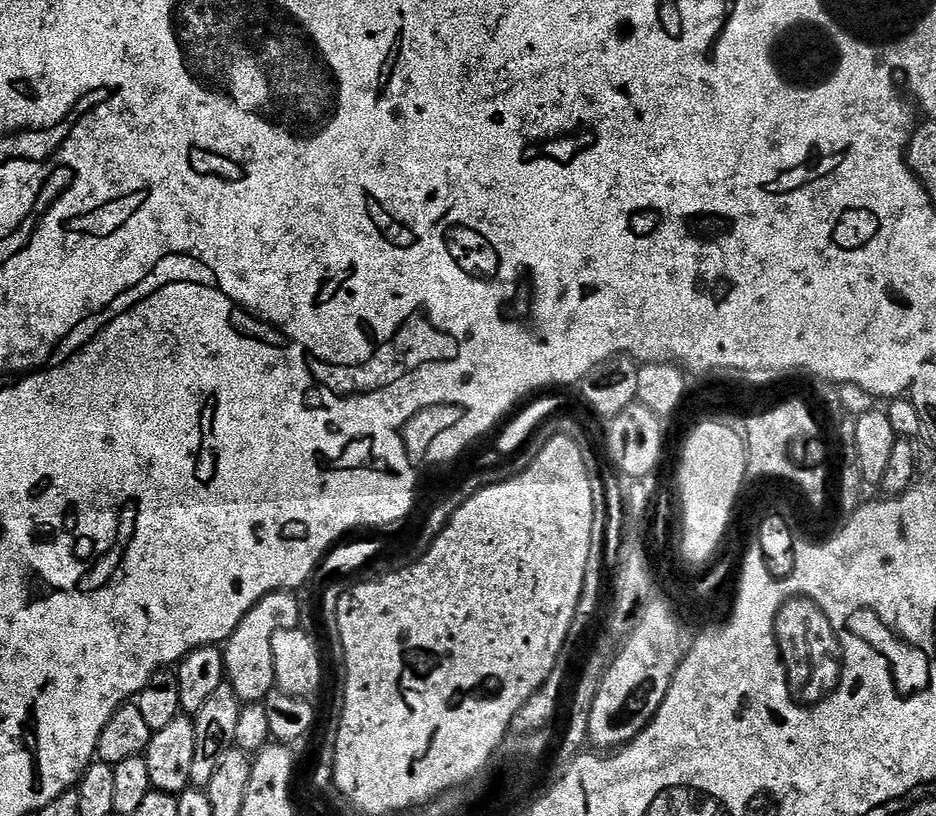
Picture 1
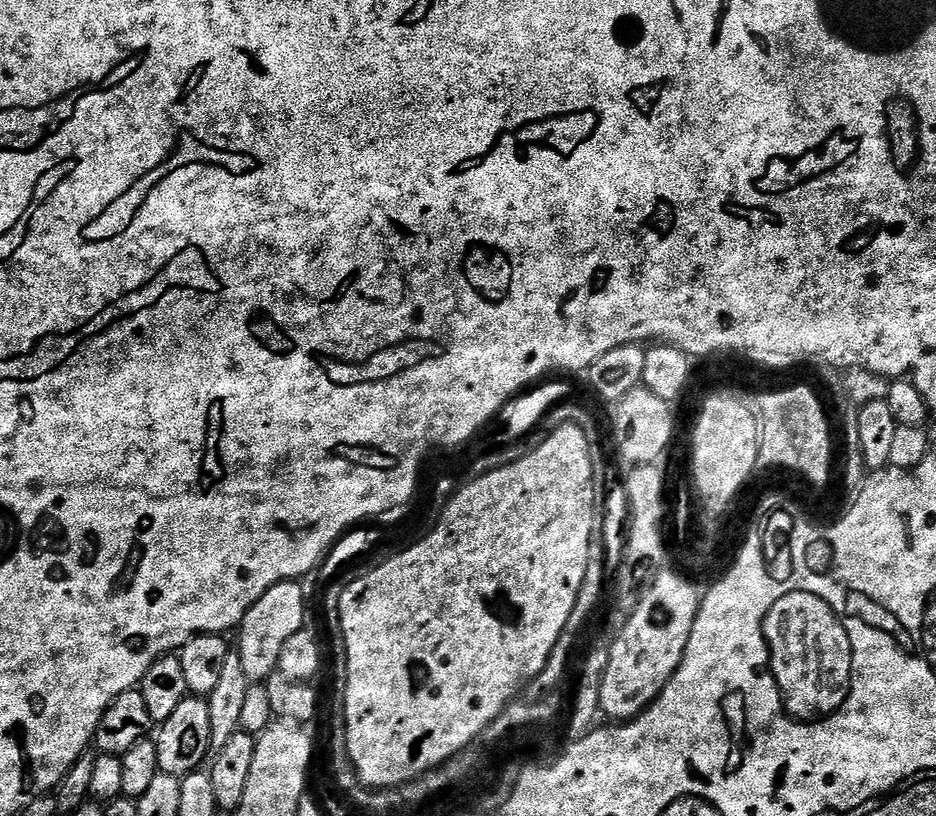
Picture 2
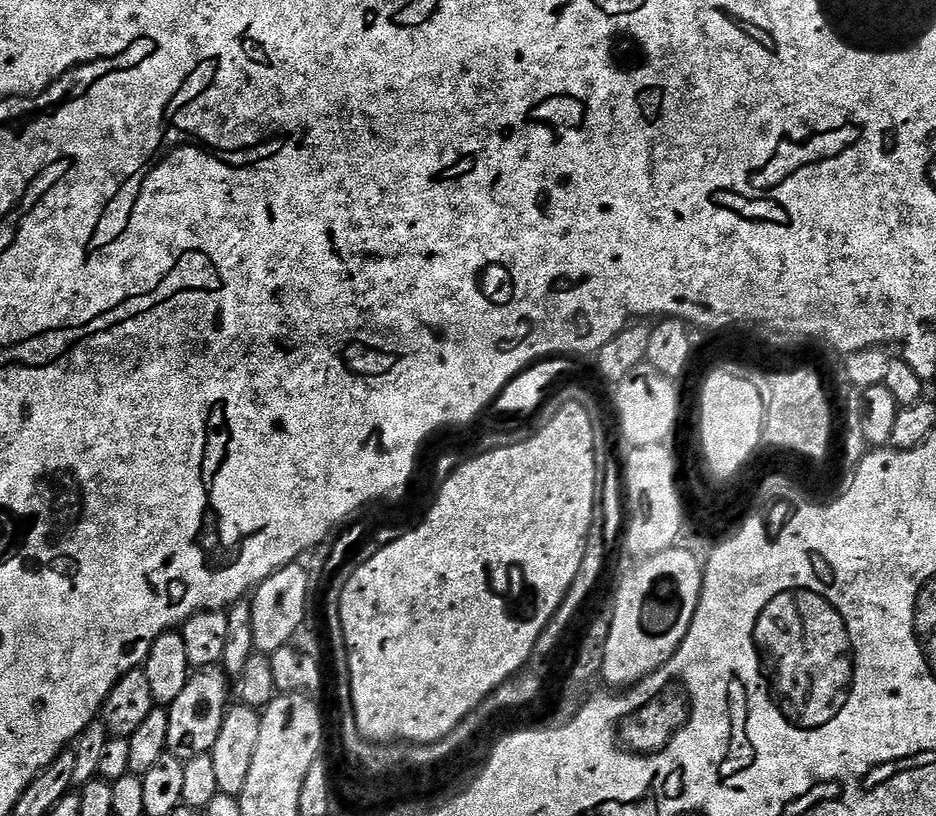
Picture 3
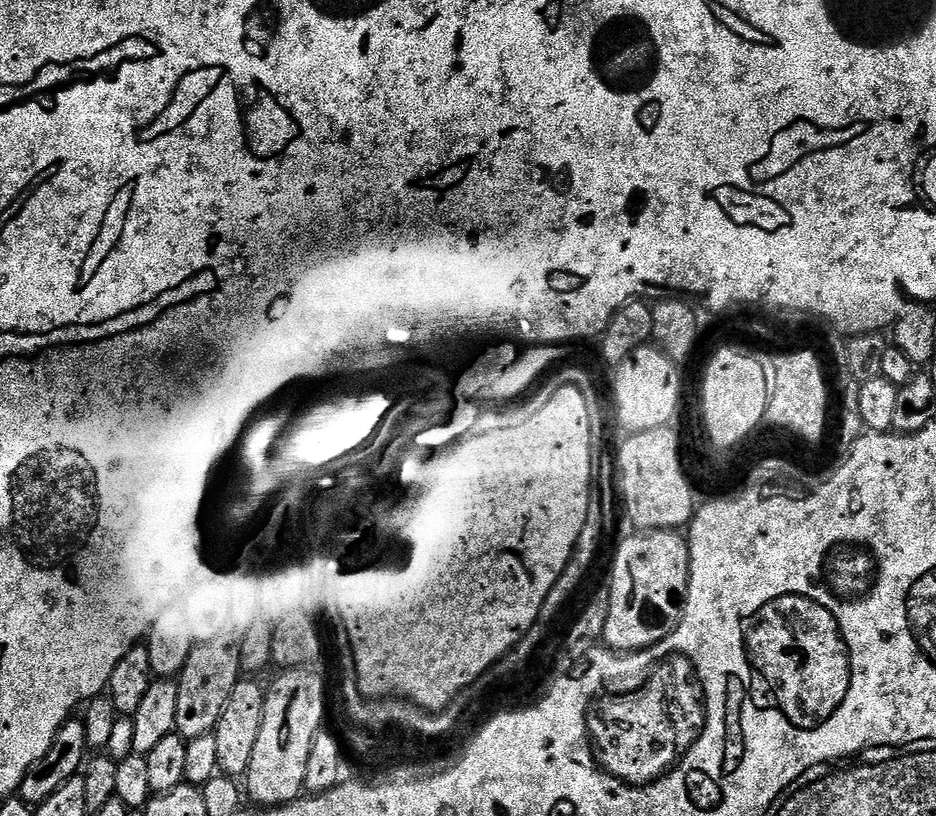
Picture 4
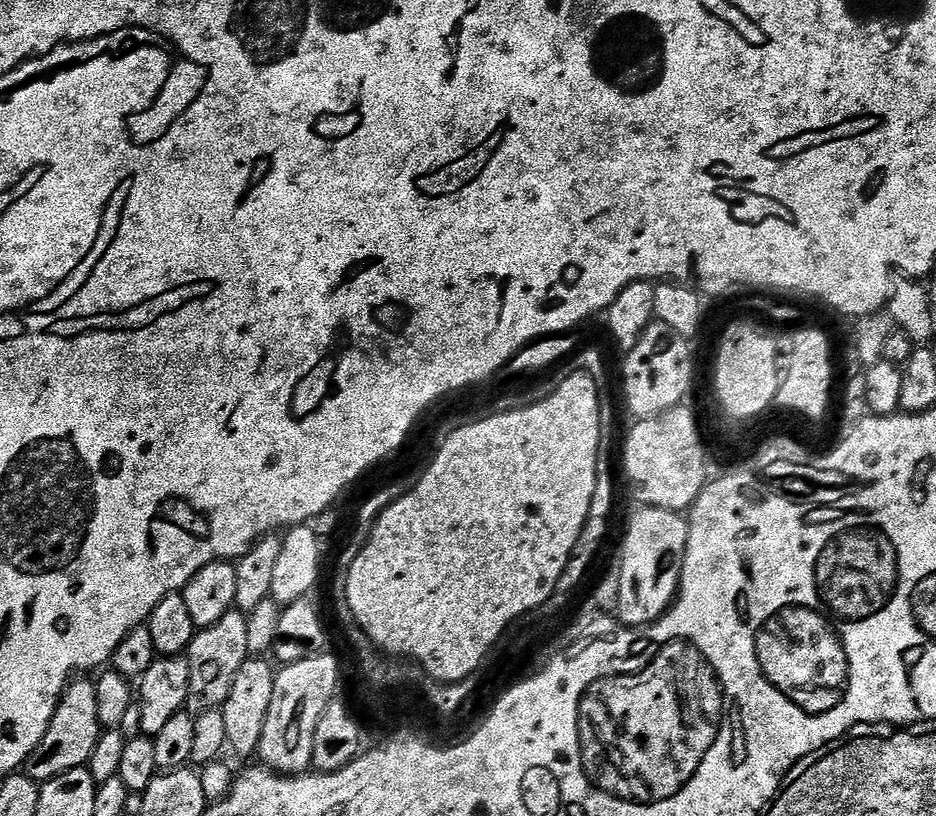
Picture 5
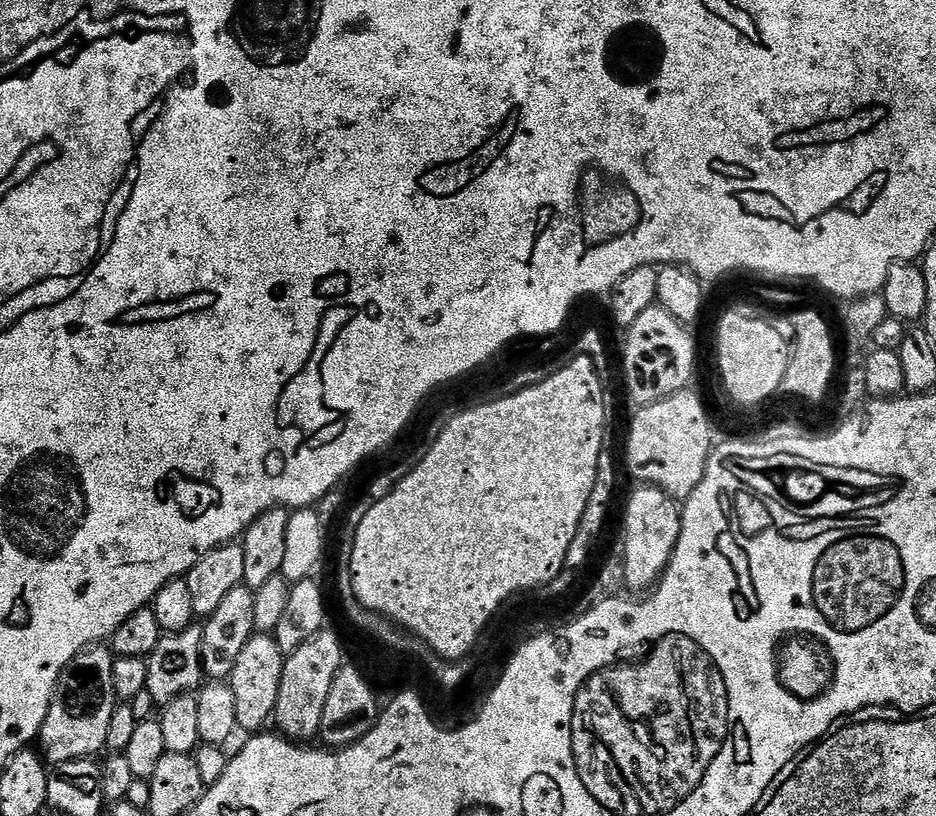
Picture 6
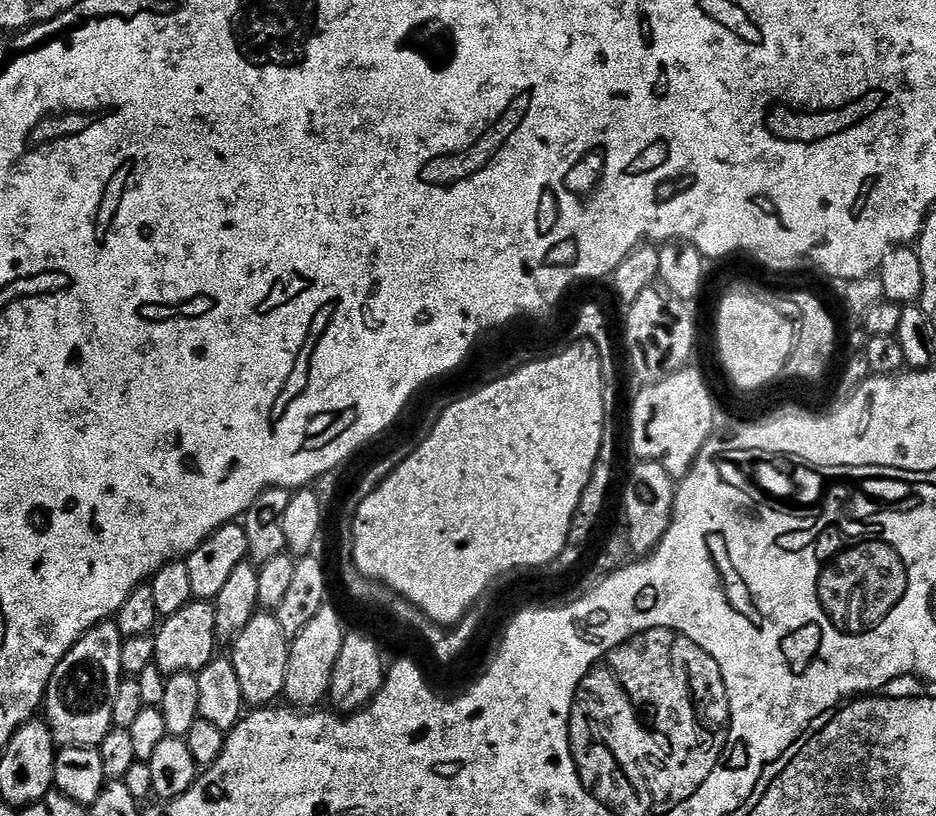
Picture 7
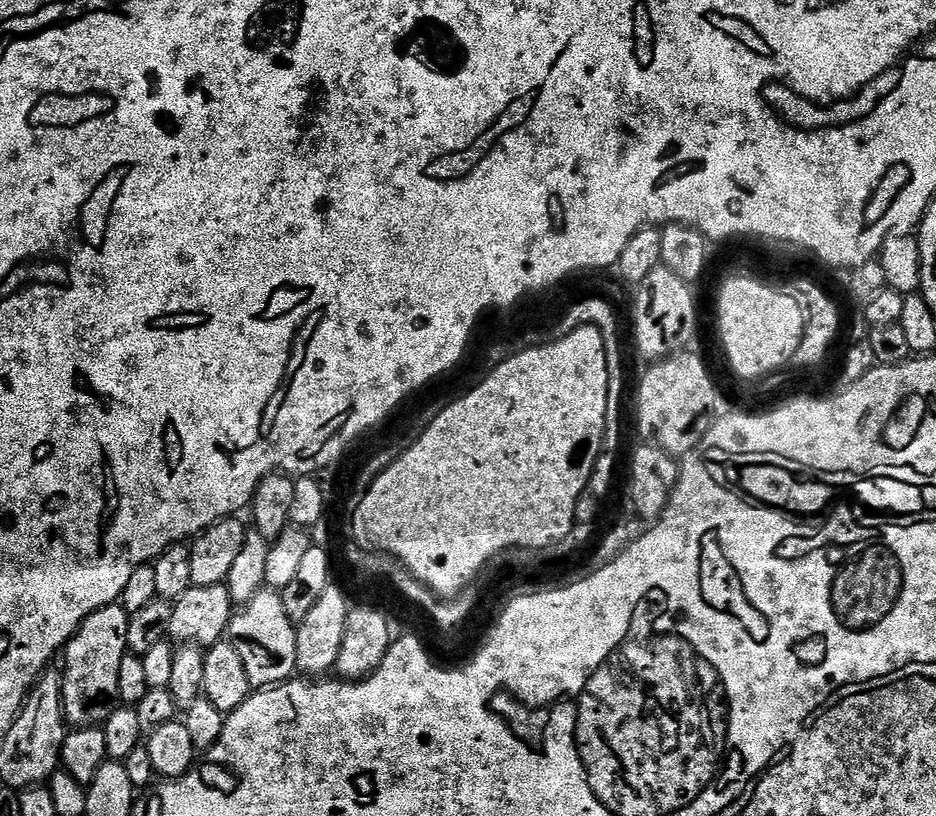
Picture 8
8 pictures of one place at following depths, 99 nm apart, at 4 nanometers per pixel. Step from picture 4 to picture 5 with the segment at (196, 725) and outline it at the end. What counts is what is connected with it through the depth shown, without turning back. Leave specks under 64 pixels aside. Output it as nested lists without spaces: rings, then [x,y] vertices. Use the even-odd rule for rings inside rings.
[[[239,610],[227,612],[214,626],[201,628],[192,637],[186,653],[190,666],[190,690],[188,691],[187,711],[193,714],[211,712],[219,709],[230,694],[230,686],[234,686],[234,678],[238,670],[249,660],[246,630],[248,617]]]

